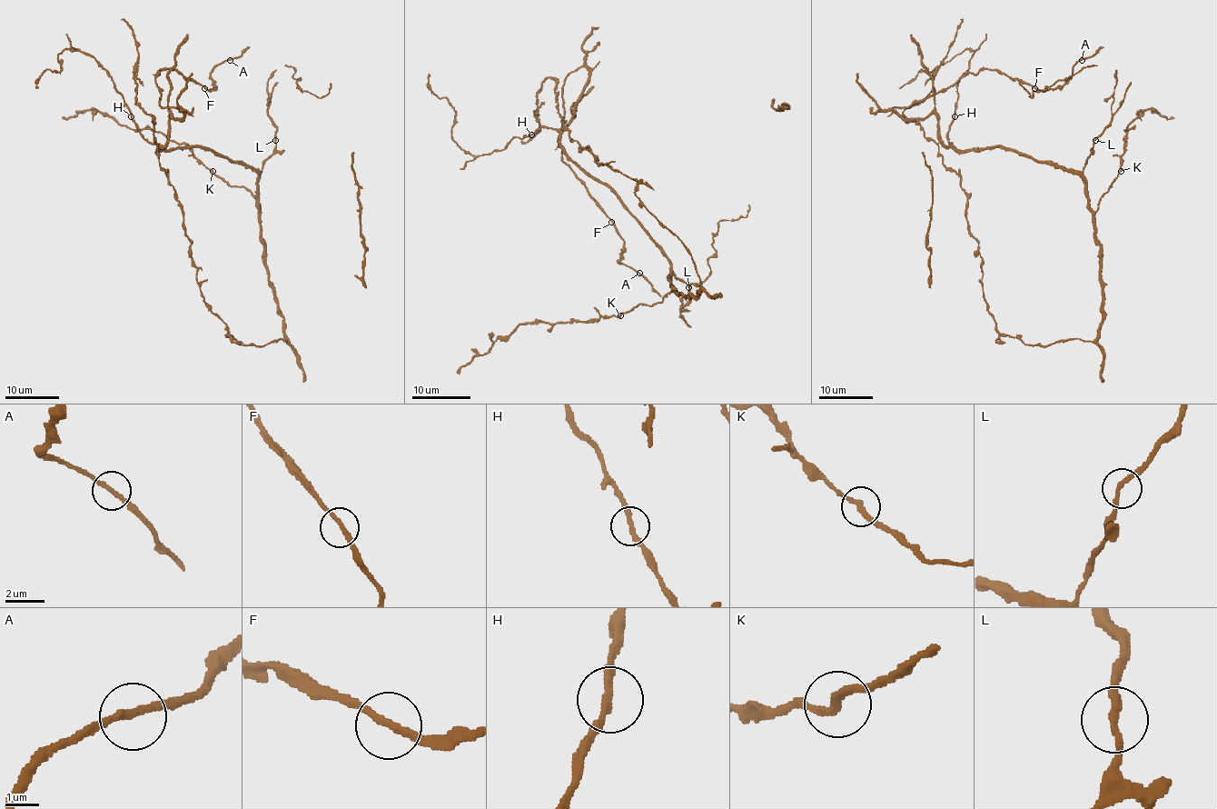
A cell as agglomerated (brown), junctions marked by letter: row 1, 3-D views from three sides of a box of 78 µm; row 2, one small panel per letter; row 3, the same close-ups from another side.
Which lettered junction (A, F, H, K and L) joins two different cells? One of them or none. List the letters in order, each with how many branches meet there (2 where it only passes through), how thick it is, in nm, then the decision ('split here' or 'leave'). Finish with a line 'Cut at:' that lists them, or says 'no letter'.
A: 2 branches meet; 220 nm thick; leave
F: 2 branches meet; 220 nm thick; leave
H: 2 branches meet; 220 nm thick; leave
K: 2 branches meet; 220 nm thick; leave
L: 2 branches meet; 240 nm thick; leave
Cut at: no letter

